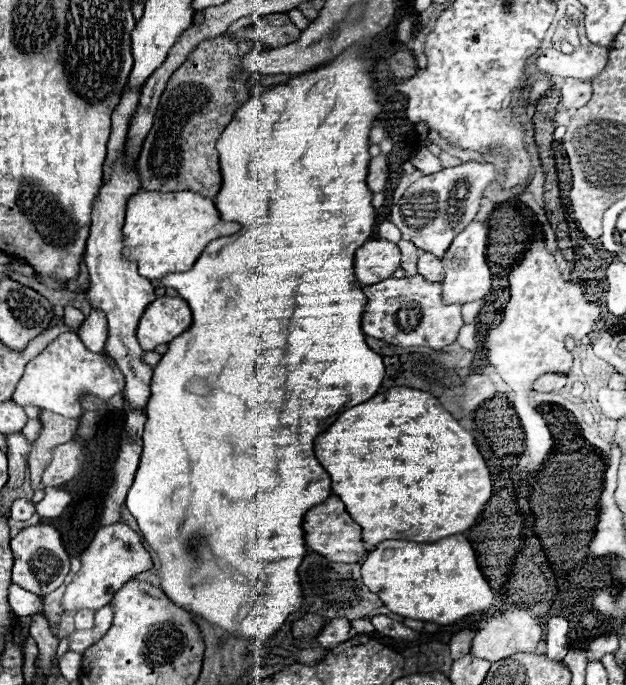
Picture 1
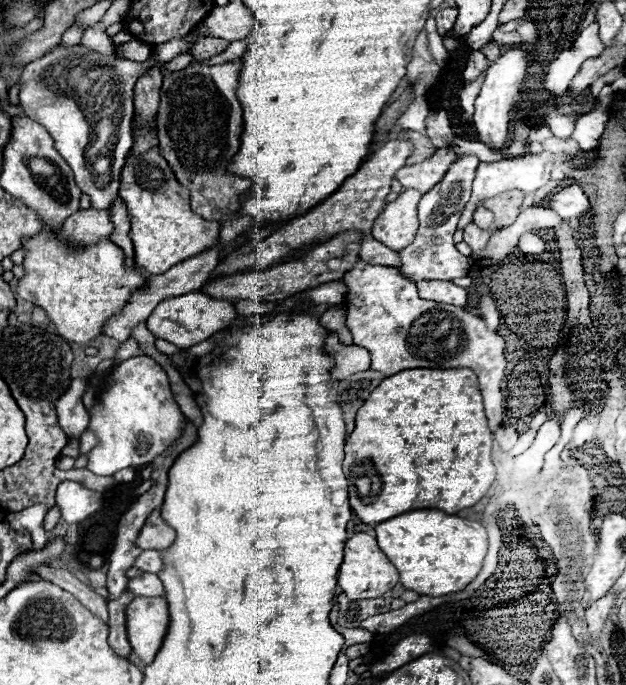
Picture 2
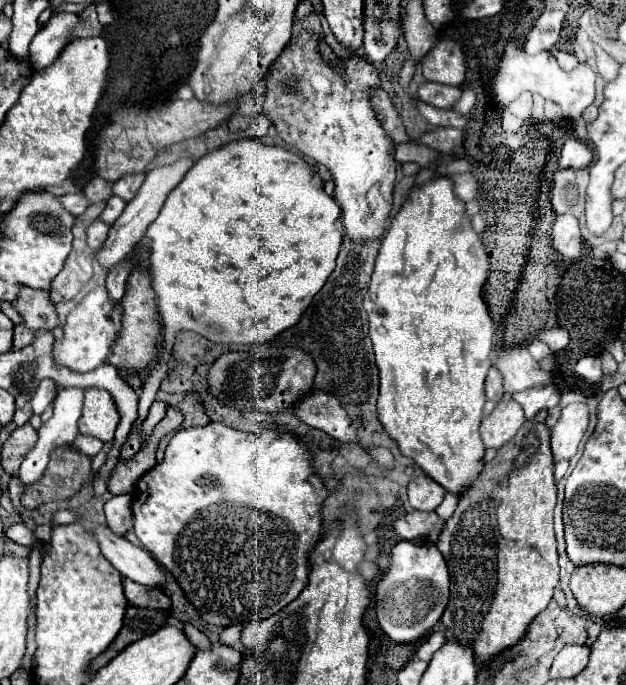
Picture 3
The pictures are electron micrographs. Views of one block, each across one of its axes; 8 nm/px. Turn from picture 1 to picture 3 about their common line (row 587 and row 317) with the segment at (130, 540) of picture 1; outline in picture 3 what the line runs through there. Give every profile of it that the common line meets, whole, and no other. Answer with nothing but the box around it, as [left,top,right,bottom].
[54,286,122,372]

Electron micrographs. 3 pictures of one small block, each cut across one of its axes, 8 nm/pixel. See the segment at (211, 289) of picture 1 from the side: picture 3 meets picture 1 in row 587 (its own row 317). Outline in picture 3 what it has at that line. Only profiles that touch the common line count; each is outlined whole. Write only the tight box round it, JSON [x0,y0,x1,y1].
[144,138,342,344]

